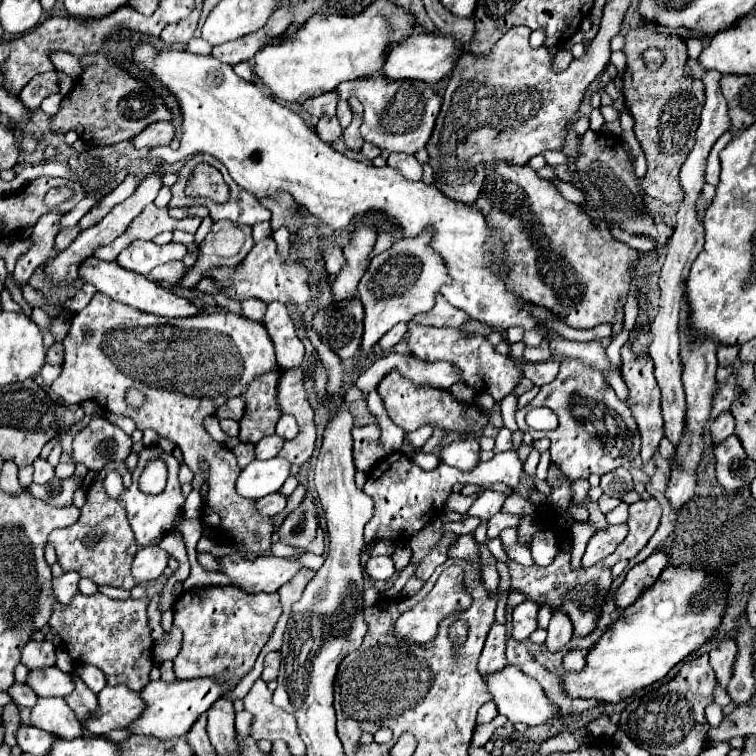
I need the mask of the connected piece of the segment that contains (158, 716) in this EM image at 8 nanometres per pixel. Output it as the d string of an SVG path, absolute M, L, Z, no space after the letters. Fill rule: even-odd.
M197 678L197 680L175 680L175 682L149 682L141 696L147 702L147 710L129 726L133 734L151 734L155 738L173 738L173 736L185 736L193 722L207 712L221 696L223 696L223 682L221 678Z

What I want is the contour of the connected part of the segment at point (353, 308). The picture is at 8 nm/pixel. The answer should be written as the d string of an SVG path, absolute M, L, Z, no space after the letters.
M359 300L329 304L319 308L313 318L313 328L321 340L341 358L353 358L361 350L363 306Z

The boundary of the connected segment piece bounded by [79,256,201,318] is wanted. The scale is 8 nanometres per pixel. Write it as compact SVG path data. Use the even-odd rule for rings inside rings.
M89 256L89 258L85 258L85 262L81 262L79 274L85 282L93 284L99 292L107 294L109 298L113 298L117 302L129 304L141 312L149 312L149 314L157 314L157 316L169 316L169 318L195 316L201 312L201 308L191 304L187 298L183 298L183 296L179 296L167 288L161 288L157 282L151 282L149 278L145 278L137 272L121 268L117 262L105 262L105 260L97 260L95 256Z

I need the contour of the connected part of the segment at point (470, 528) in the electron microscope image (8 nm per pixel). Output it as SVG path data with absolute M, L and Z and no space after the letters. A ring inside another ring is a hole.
M467 516L459 522L445 522L443 523L442 528L446 532L452 532L457 535L474 534L480 523L481 520L479 518Z

